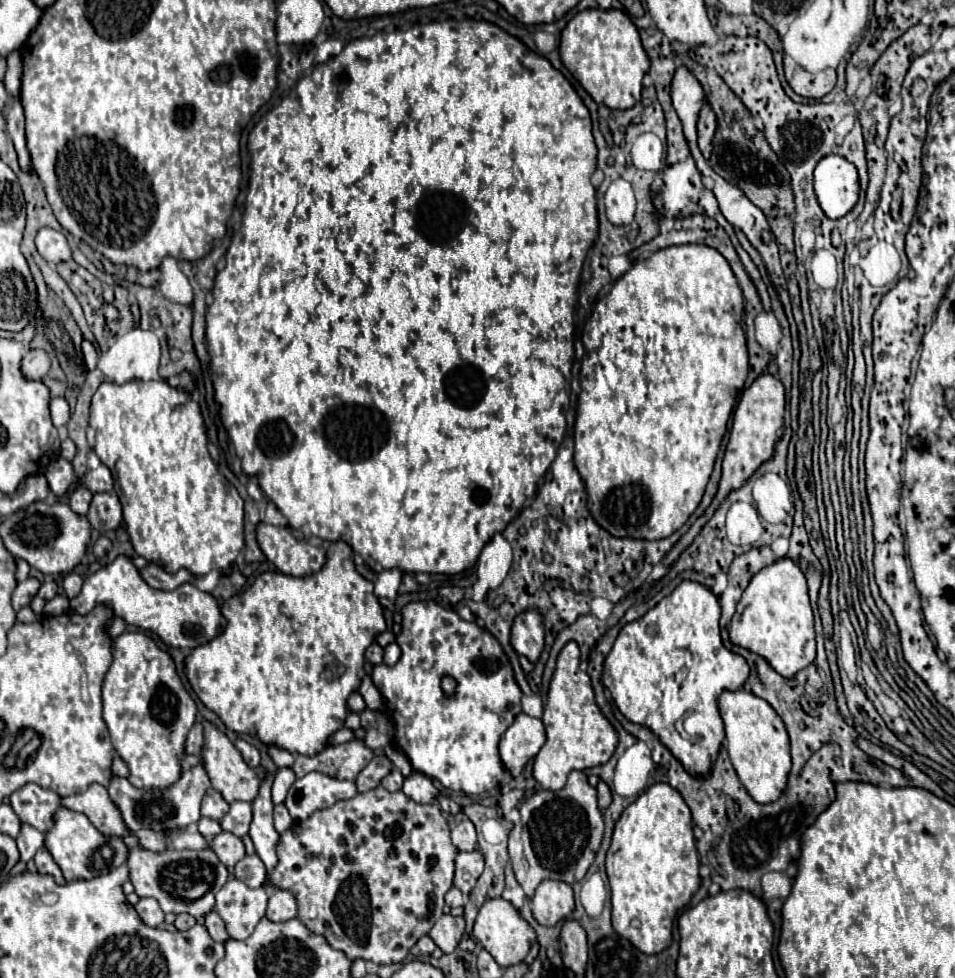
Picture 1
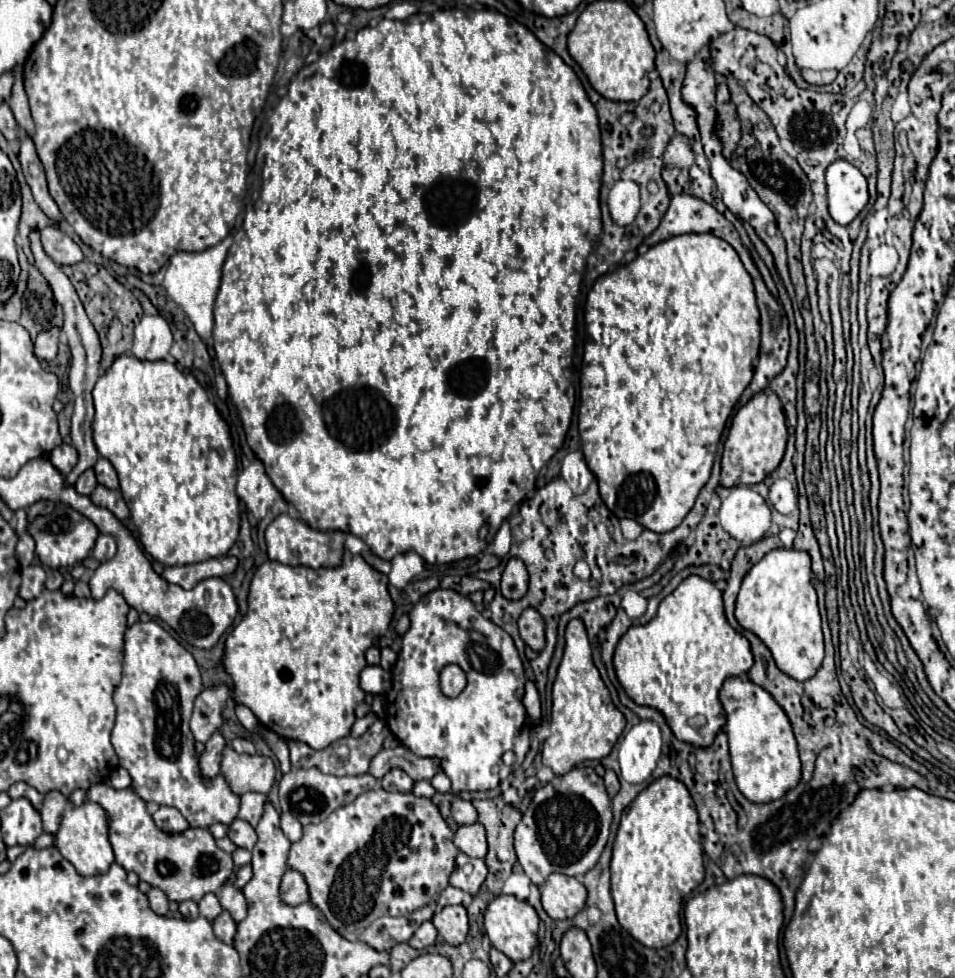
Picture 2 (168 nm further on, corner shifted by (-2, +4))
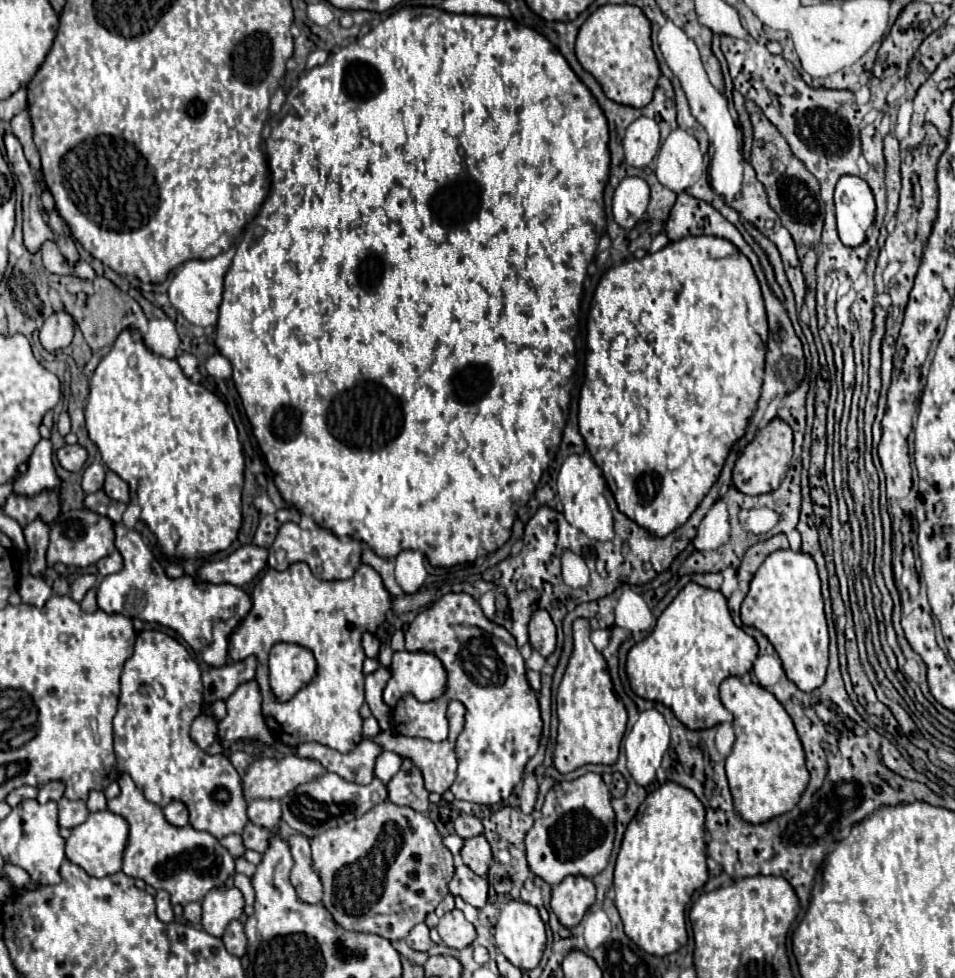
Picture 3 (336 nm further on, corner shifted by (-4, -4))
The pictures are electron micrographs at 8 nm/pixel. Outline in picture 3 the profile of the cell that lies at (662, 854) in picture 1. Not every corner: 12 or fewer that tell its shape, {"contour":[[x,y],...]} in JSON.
{"contour":[[663,783],[625,829],[615,907],[671,955],[703,887],[705,807]]}

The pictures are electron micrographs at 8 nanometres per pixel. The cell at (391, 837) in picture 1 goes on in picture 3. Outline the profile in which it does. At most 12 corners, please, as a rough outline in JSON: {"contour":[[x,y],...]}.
{"contour":[[387,801],[313,837],[321,903],[405,939],[455,871],[435,823]]}

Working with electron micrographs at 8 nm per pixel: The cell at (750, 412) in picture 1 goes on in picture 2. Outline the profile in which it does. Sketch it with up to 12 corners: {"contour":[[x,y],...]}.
{"contour":[[755,395],[733,417],[721,485],[761,483],[779,467],[779,397]]}

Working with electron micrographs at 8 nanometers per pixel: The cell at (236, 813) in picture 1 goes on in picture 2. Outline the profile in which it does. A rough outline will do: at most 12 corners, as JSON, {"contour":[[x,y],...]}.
{"contour":[[245,793],[237,817],[255,827],[267,795]]}

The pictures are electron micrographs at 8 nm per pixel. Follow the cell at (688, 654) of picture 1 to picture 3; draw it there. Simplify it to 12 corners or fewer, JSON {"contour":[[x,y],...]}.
{"contour":[[687,583],[627,653],[637,697],[685,727],[733,715],[757,659],[721,591]]}

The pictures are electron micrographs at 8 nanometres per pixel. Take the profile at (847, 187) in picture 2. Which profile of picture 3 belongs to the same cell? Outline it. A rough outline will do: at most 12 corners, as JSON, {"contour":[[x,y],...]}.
{"contour":[[843,175],[835,187],[837,231],[857,247],[875,219],[869,185]]}

